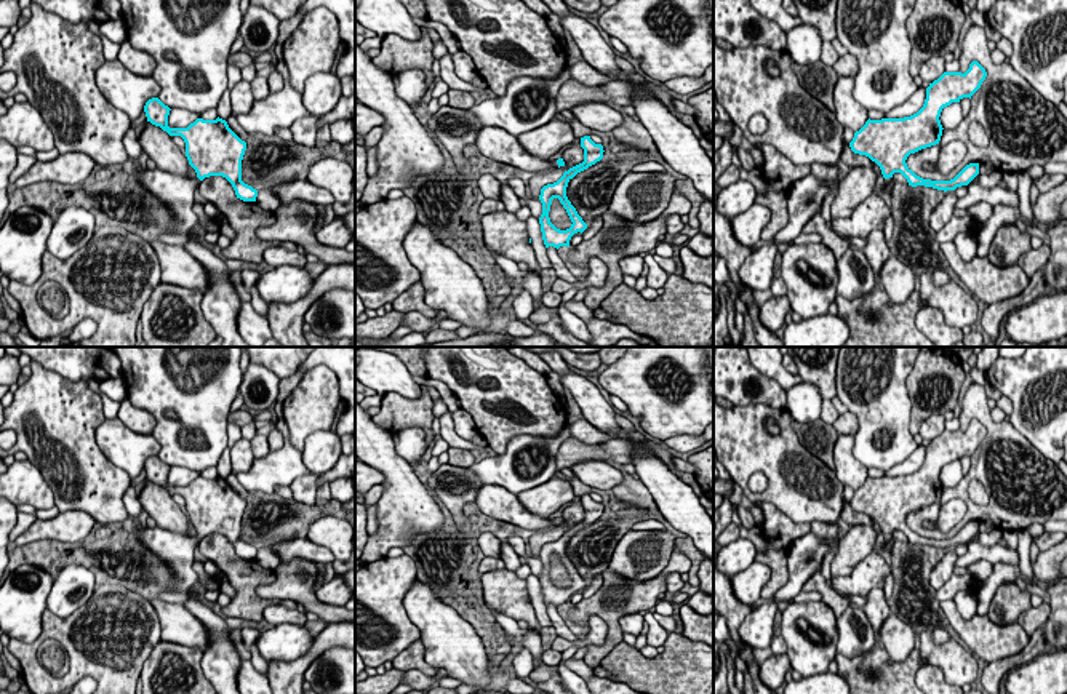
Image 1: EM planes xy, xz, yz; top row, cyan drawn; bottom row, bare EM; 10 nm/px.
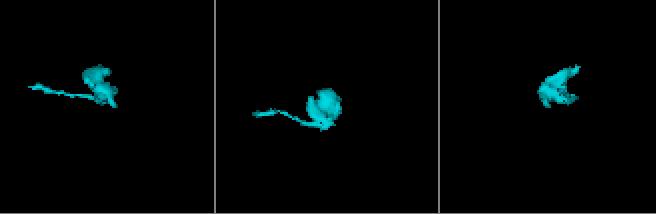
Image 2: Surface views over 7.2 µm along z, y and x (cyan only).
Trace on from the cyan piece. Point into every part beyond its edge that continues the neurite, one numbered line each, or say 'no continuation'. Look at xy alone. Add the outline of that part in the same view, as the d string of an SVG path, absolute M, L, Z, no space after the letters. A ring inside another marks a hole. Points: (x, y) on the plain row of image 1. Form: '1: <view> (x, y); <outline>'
1: xy (175, 550); M155 526L139 529L138 540L168 568L173 593L186 593L198 580L192 568L198 536L190 537Z

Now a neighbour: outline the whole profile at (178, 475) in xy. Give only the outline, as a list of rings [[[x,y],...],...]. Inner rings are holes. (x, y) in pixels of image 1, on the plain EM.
[[[171,467],[168,473],[168,485],[170,486],[187,486],[197,477],[200,477],[200,472],[197,470],[190,470],[186,467]]]

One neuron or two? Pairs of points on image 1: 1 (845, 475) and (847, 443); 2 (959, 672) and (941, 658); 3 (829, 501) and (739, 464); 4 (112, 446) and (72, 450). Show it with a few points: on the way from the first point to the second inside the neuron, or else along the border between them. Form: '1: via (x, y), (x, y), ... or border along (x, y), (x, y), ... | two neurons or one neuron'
1: via (845, 467), (845, 451) | one neuron
2: via (954, 667), (946, 659) | one neuron
3: via (807, 488), (781, 462), (762, 462) | one neuron
4: border along (104, 418), (96, 429), (95, 442), (127, 472) | two neurons

